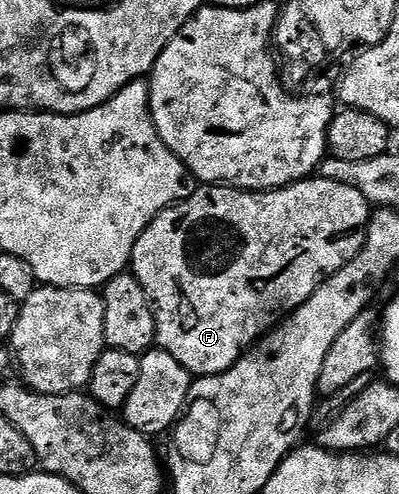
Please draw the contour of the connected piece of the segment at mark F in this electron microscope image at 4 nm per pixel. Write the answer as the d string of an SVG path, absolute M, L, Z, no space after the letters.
M312 175L306 181L298 181L286 185L284 189L265 189L262 191L248 191L232 189L229 185L200 184L184 201L170 205L145 231L141 231L141 239L133 247L129 272L141 283L145 295L151 300L151 310L155 312L155 345L169 351L181 367L185 367L196 378L212 377L218 373L229 371L229 367L241 360L243 354L252 348L260 339L267 336L276 325L284 319L290 318L301 303L305 303L317 291L317 287L325 284L330 277L337 275L341 267L345 267L361 252L363 244L367 242L367 224L371 222L373 207L361 195L361 191L353 191L353 187L345 187L345 183L337 183L333 179L325 179Z

